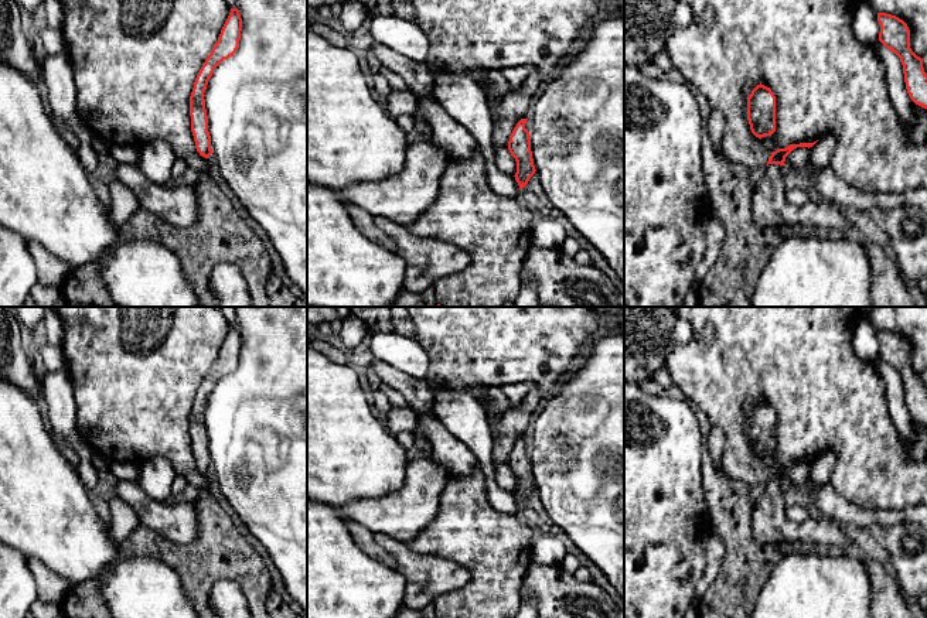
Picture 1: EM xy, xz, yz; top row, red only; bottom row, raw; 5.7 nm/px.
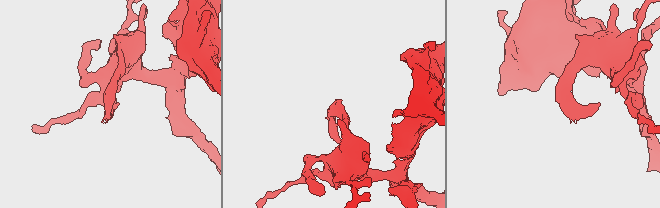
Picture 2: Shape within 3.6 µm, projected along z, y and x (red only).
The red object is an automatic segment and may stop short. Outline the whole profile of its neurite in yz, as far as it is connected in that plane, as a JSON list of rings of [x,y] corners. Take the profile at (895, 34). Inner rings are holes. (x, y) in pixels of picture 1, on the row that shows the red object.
[[[877,13],[877,21],[880,24],[879,41],[900,58],[910,99],[927,109],[927,75],[923,68],[923,59],[910,48],[907,24],[899,17],[886,13]]]

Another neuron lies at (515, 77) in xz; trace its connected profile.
[[[525,65],[518,68],[504,68],[501,72],[508,81],[509,89],[517,89],[532,72],[538,72],[538,69],[531,65]]]

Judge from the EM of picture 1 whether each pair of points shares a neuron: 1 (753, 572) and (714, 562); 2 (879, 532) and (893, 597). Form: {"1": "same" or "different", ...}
{"1": "different", "2": "different"}

